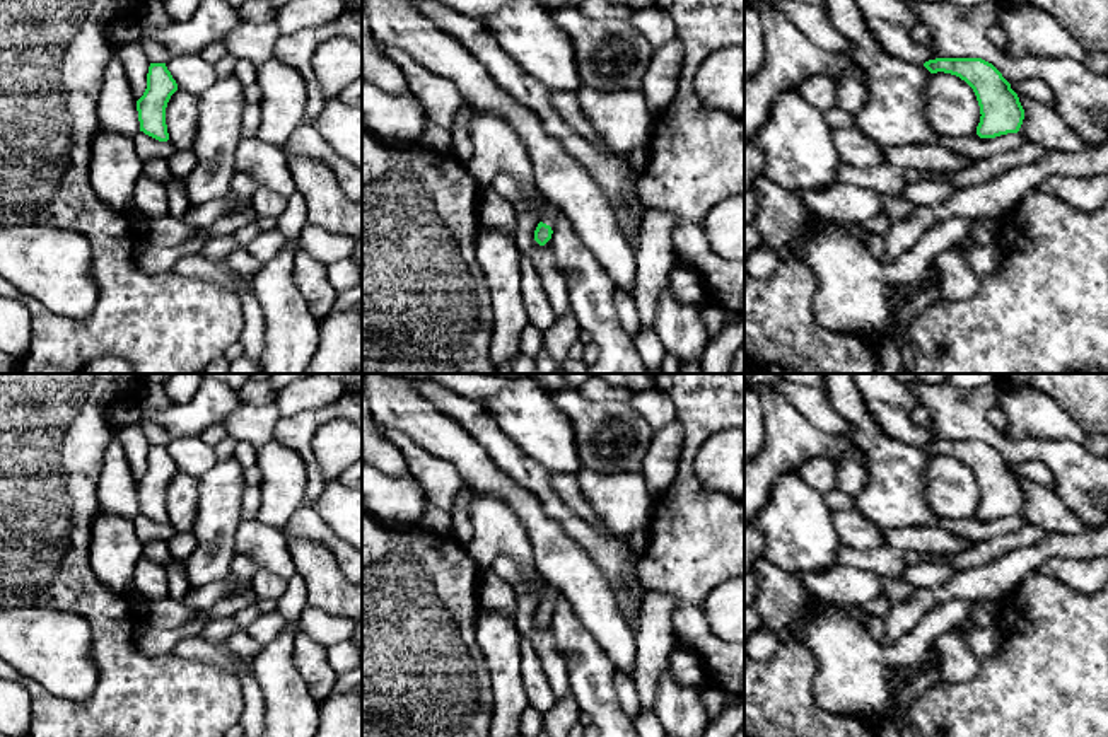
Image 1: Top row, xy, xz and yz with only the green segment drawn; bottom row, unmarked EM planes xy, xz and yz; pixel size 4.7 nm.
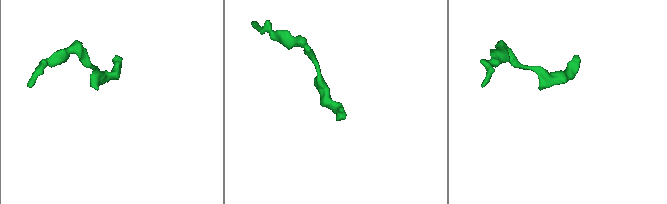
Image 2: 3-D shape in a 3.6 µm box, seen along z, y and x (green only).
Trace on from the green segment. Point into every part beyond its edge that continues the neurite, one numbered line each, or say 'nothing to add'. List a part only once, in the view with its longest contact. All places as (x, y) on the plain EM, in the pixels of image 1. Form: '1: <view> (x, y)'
1: xz (550, 599)

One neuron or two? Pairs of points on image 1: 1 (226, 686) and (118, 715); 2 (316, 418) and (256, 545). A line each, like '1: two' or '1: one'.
1: one
2: two

